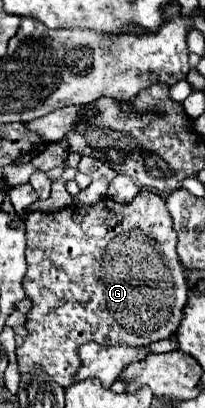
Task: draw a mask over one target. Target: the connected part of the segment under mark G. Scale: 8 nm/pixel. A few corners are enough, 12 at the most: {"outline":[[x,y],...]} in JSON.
{"outline":[[165,199],[31,211],[19,373],[171,337]]}

